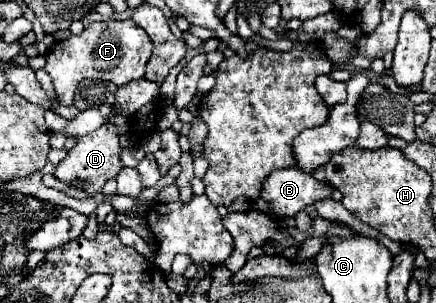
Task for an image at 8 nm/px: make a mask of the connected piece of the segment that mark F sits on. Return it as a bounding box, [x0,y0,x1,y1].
[45,20,153,106]

